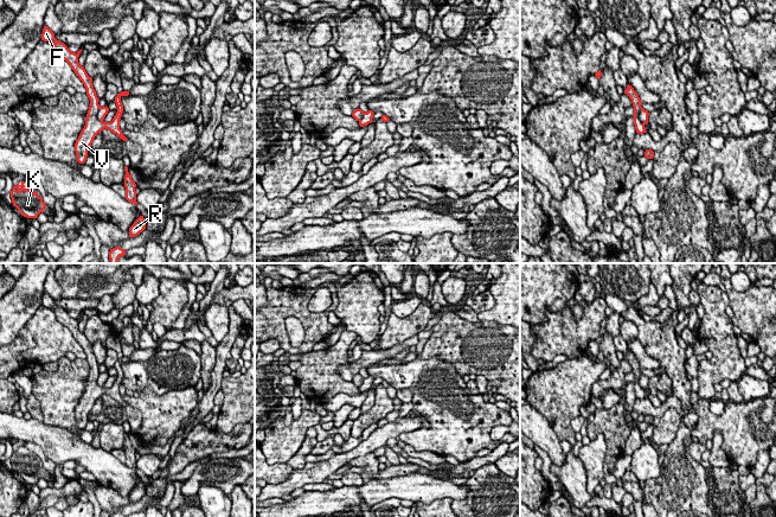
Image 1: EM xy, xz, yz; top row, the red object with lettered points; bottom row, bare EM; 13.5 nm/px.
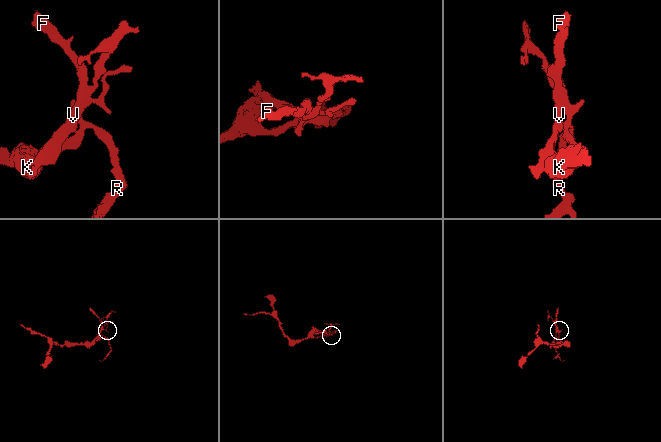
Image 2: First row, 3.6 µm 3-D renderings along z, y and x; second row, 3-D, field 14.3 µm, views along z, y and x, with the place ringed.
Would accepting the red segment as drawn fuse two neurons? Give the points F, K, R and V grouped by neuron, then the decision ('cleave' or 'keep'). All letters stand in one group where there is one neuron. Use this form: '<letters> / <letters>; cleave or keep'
F V / K R; cleave

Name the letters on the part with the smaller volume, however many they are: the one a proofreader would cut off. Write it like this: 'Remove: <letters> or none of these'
Remove: F, V

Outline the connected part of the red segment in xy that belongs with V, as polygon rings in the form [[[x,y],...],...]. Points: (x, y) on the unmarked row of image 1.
[[[44,292],[43,294],[41,306],[52,308],[54,311],[57,320],[70,330],[72,336],[76,338],[76,340],[79,343],[79,345],[84,350],[86,355],[86,360],[90,365],[90,372],[86,379],[85,391],[82,395],[75,409],[77,427],[79,429],[85,428],[89,413],[91,411],[95,402],[98,398],[101,398],[104,394],[116,400],[123,407],[127,407],[128,404],[122,400],[122,396],[120,395],[120,385],[123,378],[121,363],[128,362],[129,357],[122,357],[121,359],[117,359],[117,362],[115,363],[114,368],[117,371],[116,374],[117,378],[114,382],[113,387],[111,388],[100,387],[97,384],[97,378],[100,375],[100,370],[98,370],[100,365],[94,355],[92,344],[88,342],[84,332],[81,332],[78,328],[78,323],[82,315],[79,315],[77,319],[71,318],[64,308],[54,304],[54,299],[47,292]]]

